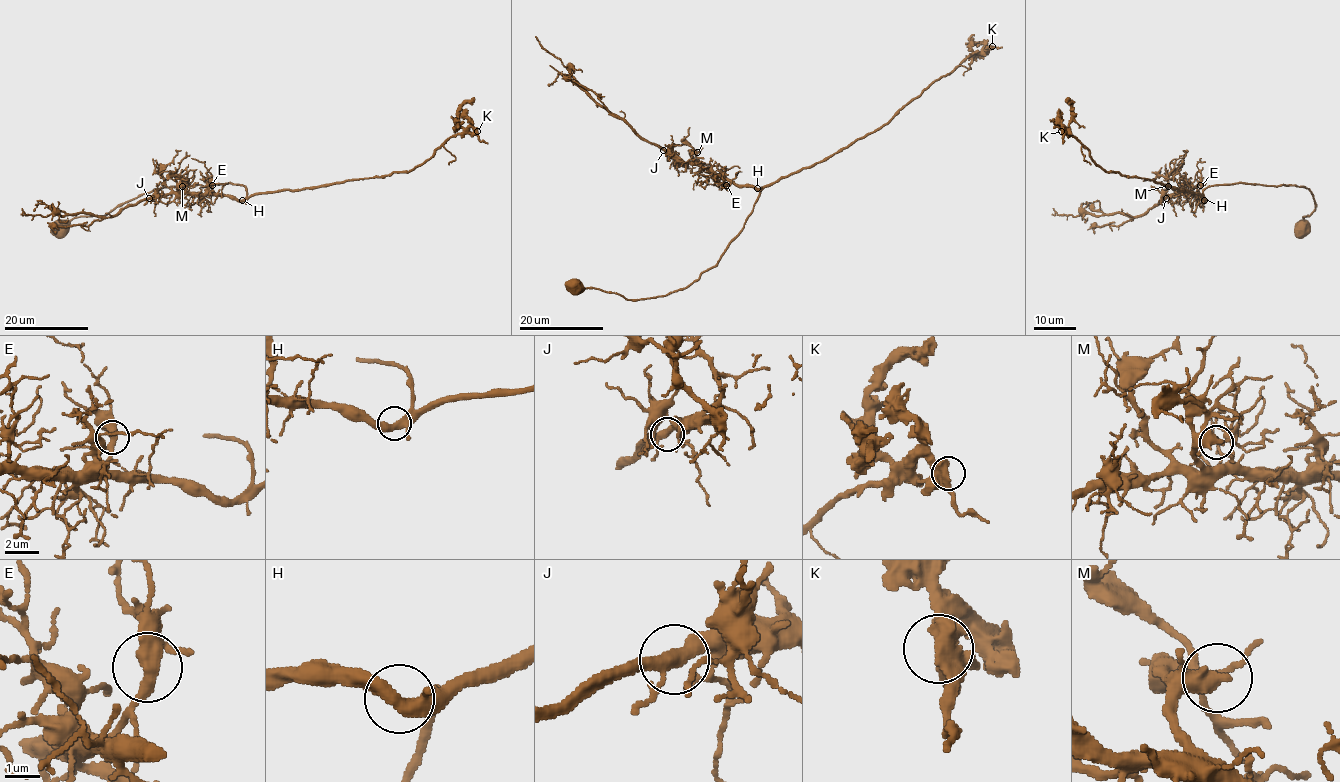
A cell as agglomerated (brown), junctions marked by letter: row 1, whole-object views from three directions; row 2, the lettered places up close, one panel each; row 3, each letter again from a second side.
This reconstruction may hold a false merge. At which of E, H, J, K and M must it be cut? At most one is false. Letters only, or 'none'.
none

